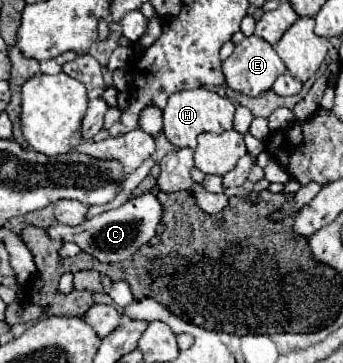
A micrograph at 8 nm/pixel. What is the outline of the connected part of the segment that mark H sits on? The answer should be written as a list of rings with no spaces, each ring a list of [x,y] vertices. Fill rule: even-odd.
[[[197,87],[189,91],[177,91],[169,95],[167,107],[163,109],[163,133],[175,147],[197,147],[197,137],[201,133],[223,133],[233,129],[235,105],[227,97],[219,97],[215,91]]]

